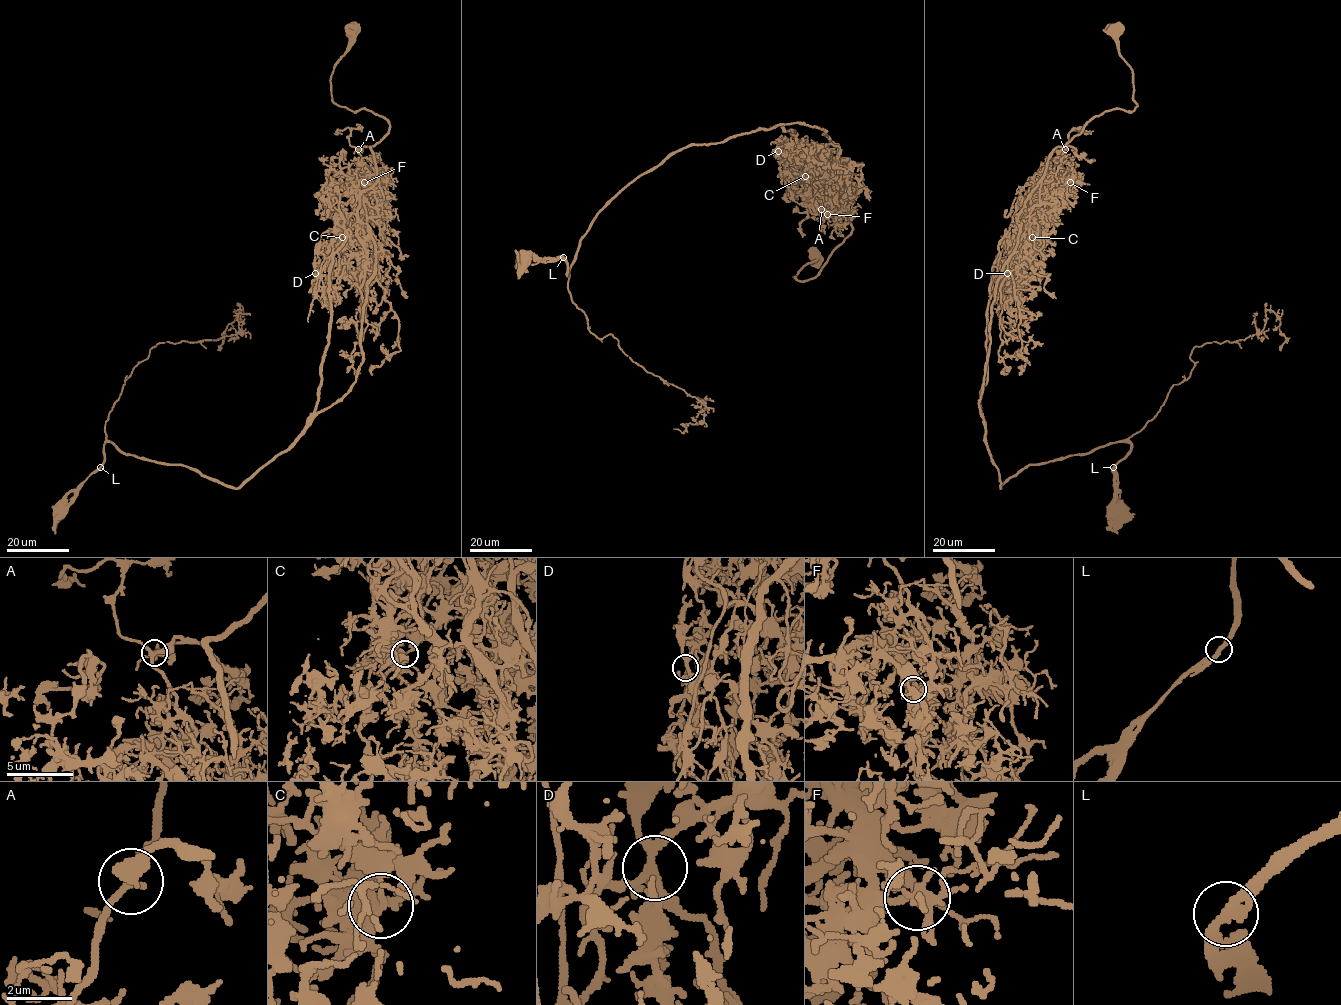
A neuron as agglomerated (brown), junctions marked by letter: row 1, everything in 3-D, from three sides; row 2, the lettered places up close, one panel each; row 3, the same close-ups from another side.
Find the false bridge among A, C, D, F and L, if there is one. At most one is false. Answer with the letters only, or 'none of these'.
C

